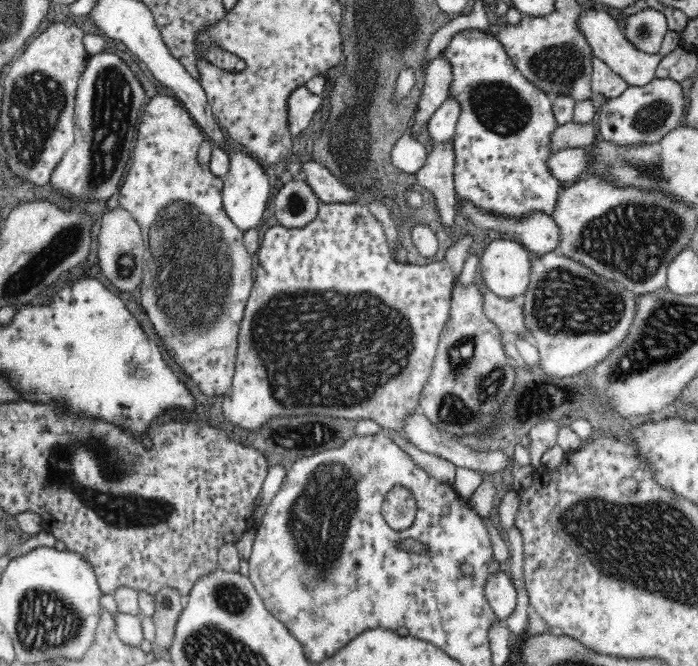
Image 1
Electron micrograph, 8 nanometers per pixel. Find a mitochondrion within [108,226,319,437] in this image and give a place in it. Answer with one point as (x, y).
(128, 264)

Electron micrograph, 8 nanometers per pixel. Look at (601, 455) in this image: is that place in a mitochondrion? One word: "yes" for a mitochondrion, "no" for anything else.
no

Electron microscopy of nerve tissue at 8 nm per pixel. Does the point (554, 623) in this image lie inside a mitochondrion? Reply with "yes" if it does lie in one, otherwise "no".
no

